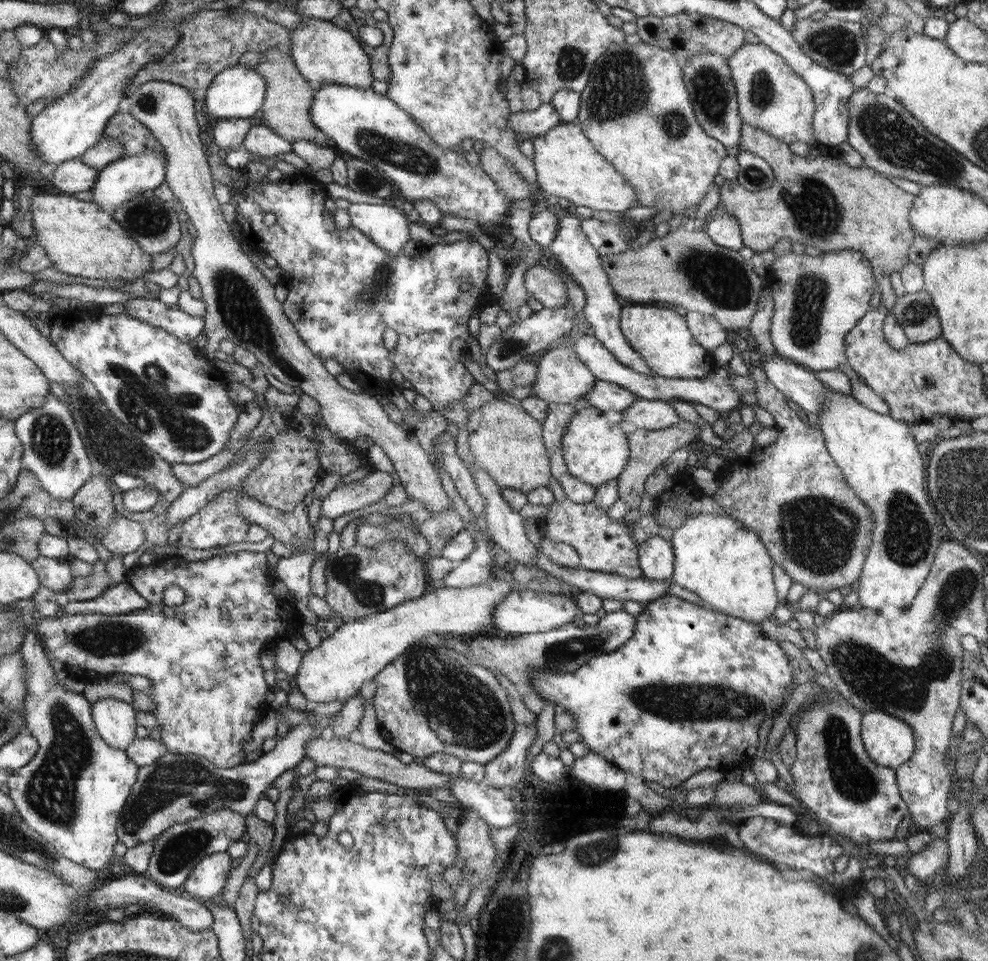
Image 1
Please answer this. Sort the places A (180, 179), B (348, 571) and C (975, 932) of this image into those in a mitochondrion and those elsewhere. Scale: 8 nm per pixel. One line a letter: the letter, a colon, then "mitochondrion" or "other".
A: other
B: mitochondrion
C: other

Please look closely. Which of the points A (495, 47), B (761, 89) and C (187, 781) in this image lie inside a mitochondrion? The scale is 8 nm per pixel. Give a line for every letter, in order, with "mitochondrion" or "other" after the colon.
A: other
B: mitochondrion
C: mitochondrion

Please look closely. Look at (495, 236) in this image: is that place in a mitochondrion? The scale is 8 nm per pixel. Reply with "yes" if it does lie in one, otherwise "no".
no

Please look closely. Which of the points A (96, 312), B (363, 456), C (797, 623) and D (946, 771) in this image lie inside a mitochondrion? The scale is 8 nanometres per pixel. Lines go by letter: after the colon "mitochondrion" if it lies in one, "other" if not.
A: other
B: other
C: other
D: other

